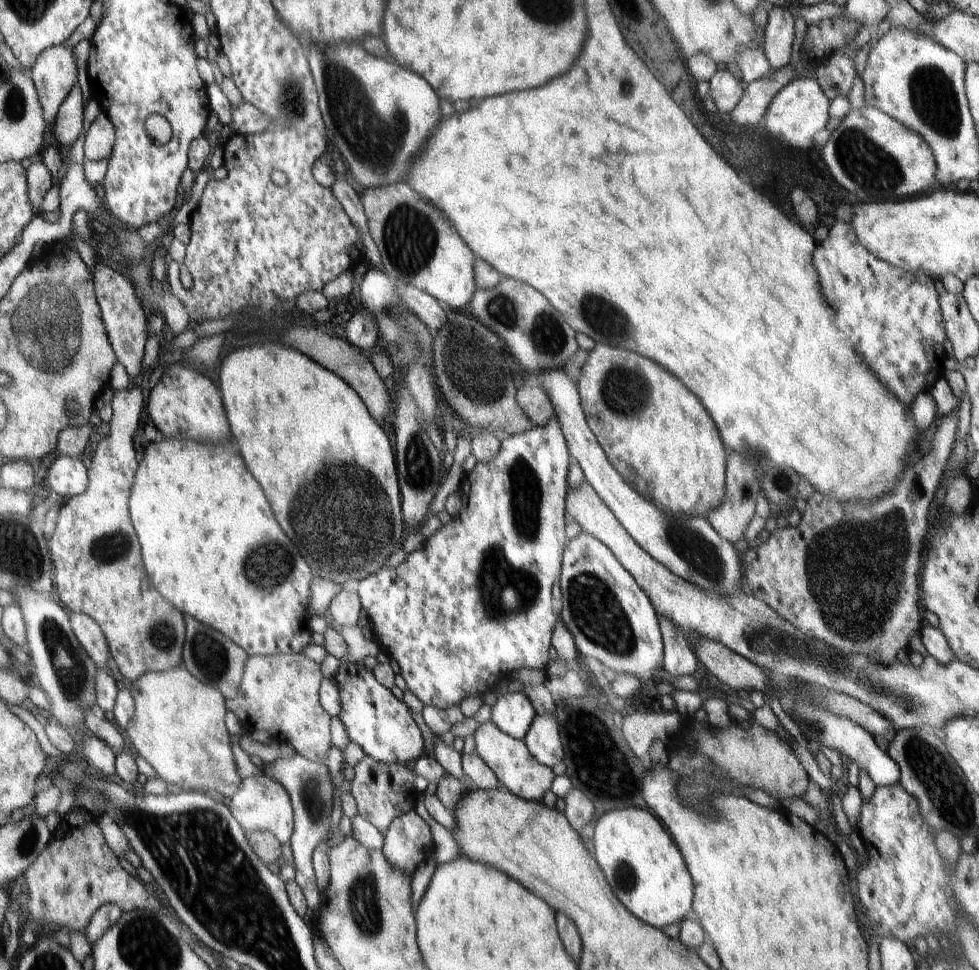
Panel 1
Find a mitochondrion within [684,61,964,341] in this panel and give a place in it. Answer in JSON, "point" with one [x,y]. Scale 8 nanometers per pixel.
{"point":[932,95]}

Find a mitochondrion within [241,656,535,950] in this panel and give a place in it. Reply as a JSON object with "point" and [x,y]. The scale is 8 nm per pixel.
{"point":[364,908]}

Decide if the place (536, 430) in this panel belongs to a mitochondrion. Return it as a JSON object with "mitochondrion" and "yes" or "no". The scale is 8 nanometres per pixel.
{"mitochondrion":"no"}

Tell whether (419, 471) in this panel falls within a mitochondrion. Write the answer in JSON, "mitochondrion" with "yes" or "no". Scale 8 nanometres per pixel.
{"mitochondrion":"yes"}

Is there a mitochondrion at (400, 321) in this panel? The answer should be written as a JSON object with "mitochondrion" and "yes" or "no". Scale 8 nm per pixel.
{"mitochondrion":"yes"}

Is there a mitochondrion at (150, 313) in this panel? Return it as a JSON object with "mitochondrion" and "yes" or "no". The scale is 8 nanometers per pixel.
{"mitochondrion":"no"}

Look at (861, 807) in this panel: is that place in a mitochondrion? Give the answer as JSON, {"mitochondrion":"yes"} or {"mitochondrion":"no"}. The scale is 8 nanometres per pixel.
{"mitochondrion":"no"}

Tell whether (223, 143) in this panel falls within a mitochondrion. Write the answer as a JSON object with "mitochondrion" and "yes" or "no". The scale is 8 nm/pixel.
{"mitochondrion":"no"}

